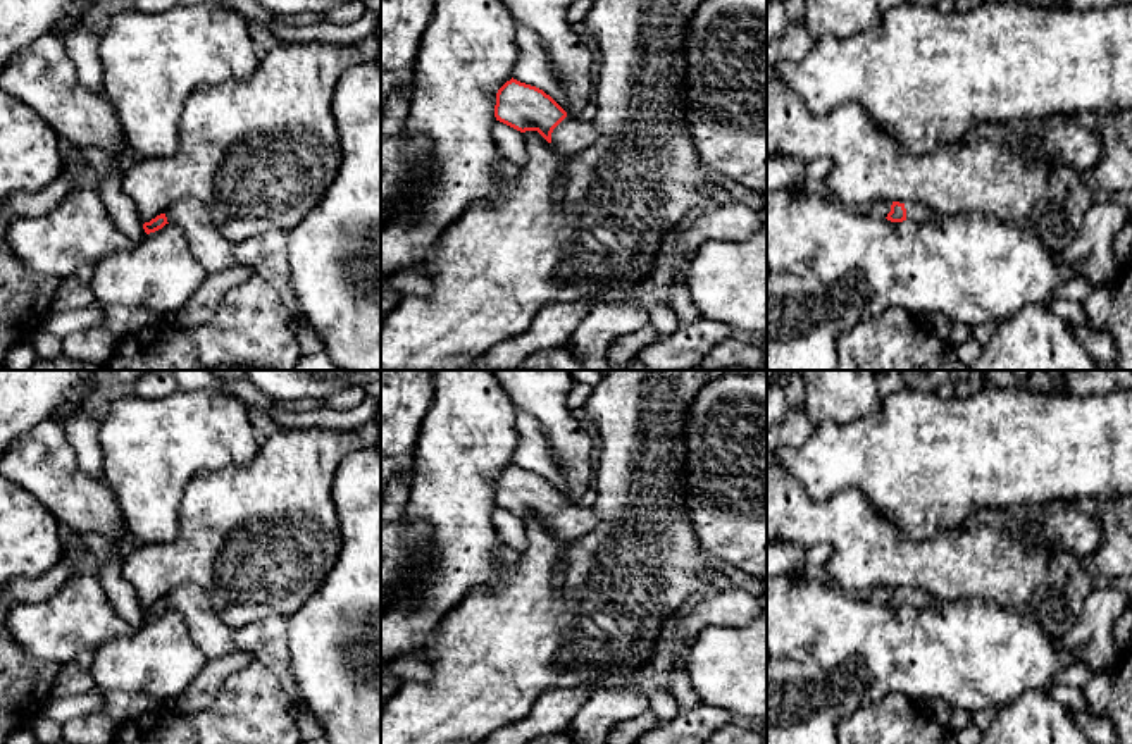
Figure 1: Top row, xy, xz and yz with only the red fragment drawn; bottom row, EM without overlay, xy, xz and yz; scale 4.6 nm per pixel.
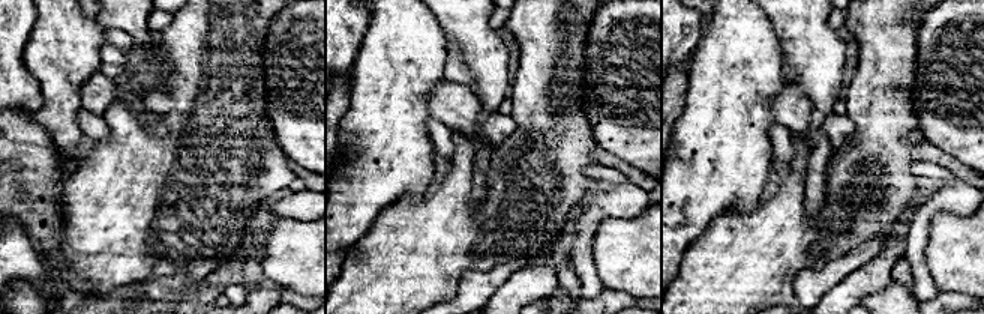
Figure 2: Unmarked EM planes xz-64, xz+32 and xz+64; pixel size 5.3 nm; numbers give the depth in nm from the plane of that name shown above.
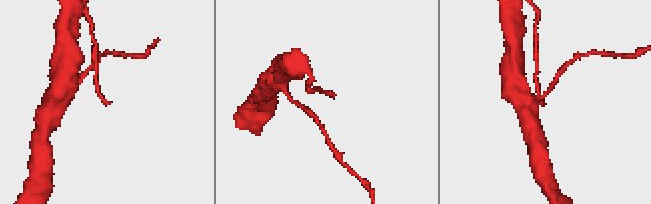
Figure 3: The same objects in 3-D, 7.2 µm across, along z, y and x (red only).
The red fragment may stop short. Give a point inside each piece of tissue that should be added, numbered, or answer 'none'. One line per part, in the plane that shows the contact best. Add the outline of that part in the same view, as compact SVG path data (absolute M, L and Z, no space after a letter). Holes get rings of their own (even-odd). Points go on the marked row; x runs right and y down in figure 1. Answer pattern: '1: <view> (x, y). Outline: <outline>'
1: xz (571, 136). Outline: M567 115L551 133L551 145L563 157L572 157L584 152L598 138L598 131L589 121L579 121Z

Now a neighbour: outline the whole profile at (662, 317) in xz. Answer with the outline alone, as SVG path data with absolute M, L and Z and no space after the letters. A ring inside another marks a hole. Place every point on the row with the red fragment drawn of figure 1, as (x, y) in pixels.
M655 305L650 312L650 324L660 336L669 336L679 327L675 312L667 305Z

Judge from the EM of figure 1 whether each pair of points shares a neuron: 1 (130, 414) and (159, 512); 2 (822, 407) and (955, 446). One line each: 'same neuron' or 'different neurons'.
1: same neuron
2: different neurons

